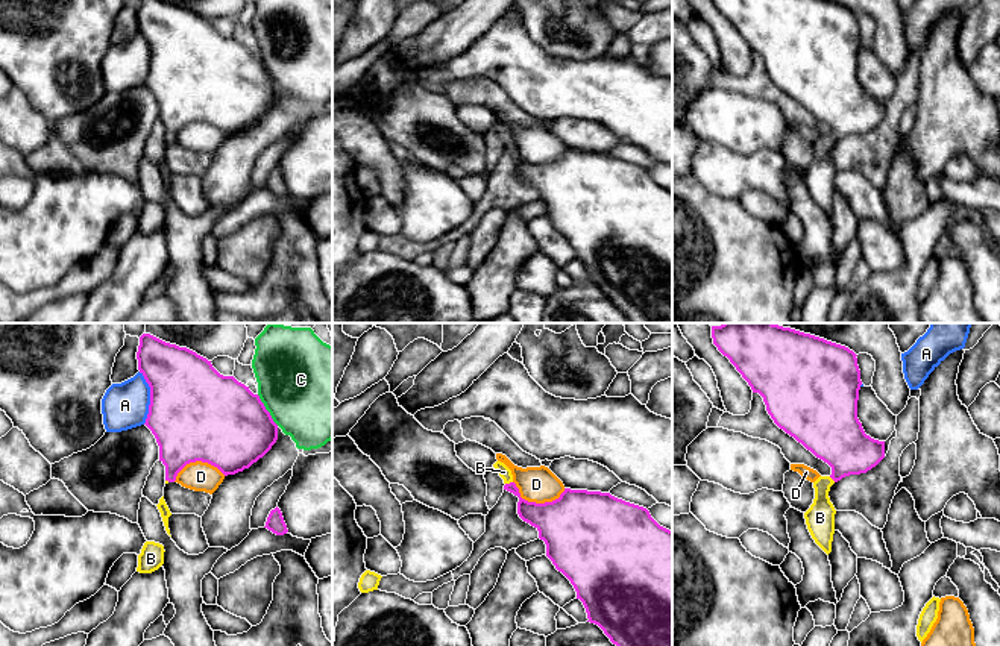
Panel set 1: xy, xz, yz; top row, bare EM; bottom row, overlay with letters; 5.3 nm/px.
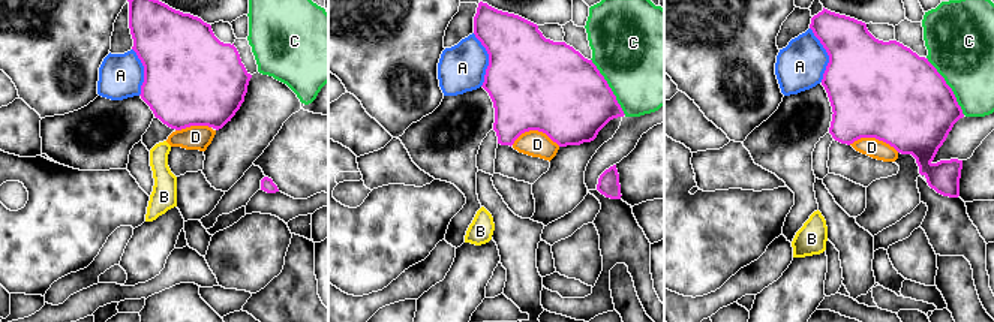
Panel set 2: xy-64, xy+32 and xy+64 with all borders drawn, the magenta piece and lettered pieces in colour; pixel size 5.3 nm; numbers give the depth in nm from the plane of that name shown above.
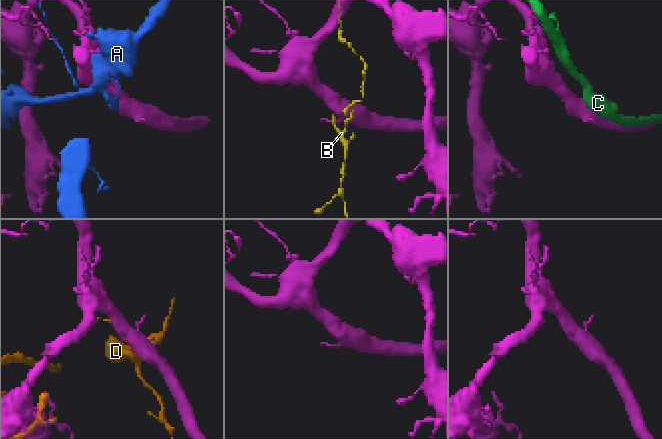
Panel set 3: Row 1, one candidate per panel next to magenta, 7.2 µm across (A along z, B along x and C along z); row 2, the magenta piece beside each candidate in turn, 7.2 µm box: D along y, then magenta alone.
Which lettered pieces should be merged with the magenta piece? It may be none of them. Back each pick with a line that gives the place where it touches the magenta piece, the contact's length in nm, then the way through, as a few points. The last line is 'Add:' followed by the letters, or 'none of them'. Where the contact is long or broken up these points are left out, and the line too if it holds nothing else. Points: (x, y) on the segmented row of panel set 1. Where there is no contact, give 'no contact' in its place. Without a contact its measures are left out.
B: xz (510, 482) | 40 nm | across xz (544, 516), (534, 514), (510, 482), (504, 472)
Add: B

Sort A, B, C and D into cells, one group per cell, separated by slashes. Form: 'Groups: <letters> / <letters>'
Groups: A / B / C / D

